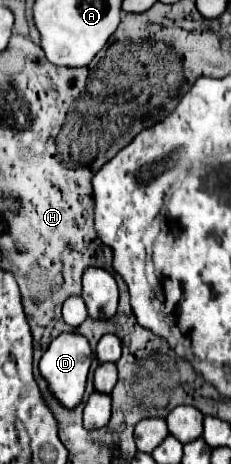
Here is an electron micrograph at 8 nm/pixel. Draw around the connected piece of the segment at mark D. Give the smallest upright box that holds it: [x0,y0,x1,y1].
[39,332,91,408]

